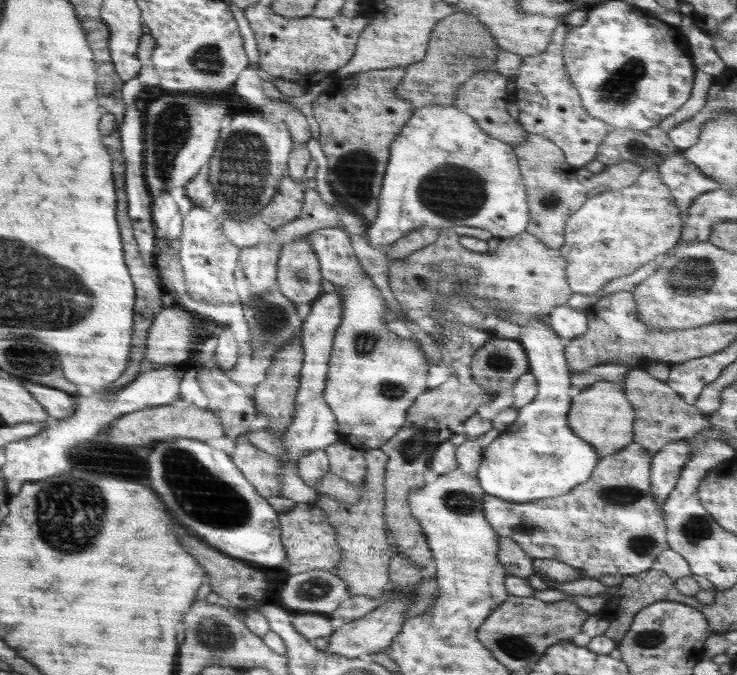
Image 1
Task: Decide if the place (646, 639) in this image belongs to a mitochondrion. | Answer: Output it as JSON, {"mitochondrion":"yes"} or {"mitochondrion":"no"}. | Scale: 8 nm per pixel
{"mitochondrion":"yes"}

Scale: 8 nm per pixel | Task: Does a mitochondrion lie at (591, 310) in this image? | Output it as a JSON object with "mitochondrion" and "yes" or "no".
{"mitochondrion":"no"}

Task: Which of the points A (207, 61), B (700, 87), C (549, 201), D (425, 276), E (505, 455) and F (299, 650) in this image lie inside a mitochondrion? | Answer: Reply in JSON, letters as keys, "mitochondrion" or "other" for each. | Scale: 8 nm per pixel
{"A":"mitochondrion","B":"other","C":"mitochondrion","D":"other","E":"other","F":"other"}

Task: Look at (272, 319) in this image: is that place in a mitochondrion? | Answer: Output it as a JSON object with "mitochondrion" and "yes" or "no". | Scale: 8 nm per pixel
{"mitochondrion":"yes"}

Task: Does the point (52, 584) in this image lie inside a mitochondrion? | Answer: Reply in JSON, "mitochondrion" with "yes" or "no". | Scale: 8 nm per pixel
{"mitochondrion":"no"}

